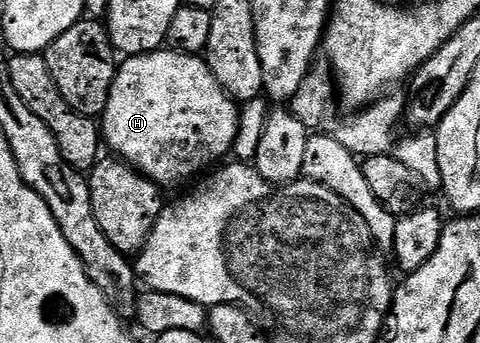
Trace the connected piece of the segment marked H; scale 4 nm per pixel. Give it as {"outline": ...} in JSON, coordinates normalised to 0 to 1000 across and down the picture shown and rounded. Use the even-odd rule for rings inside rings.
{"outline":[[[356,143],[315,149],[310,160],[277,160],[260,169],[256,181],[244,192],[242,230],[233,239],[225,303],[213,338],[213,405],[221,420],[223,437],[225,429],[233,437],[227,443],[231,443],[235,455],[256,464],[260,475],[283,490],[283,496],[304,513],[306,522],[317,522],[335,551],[350,551],[350,545],[367,545],[373,534],[383,534],[390,522],[404,519],[415,499],[427,496],[425,501],[431,501],[444,481],[460,472],[456,464],[492,417],[492,391],[500,382],[498,321],[502,324],[502,315],[496,309],[492,292],[469,271],[463,248],[454,248],[446,213],[433,198],[431,181],[427,181],[417,160],[379,160],[375,152]]]}

